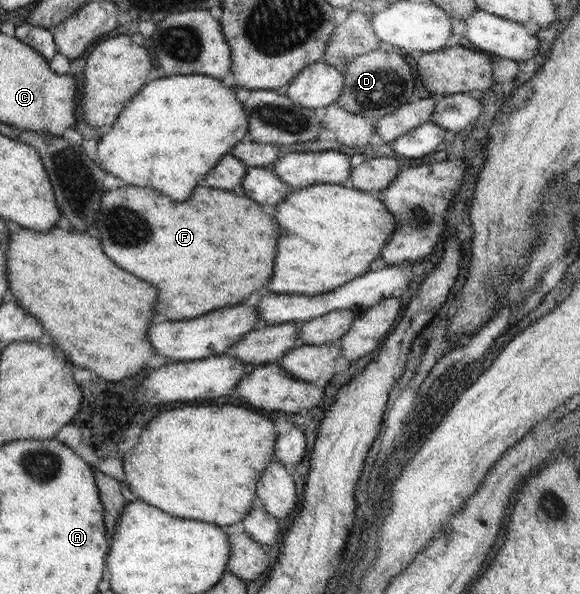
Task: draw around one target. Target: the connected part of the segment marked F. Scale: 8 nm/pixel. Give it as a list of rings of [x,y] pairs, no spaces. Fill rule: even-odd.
[[[119,187],[108,193],[102,191],[100,199],[96,215],[100,245],[118,267],[158,289],[154,319],[166,317],[182,321],[210,313],[210,309],[236,305],[254,293],[256,287],[264,287],[272,277],[278,225],[274,225],[272,217],[264,213],[260,205],[244,195],[234,195],[222,189],[196,187],[188,201],[176,203],[152,189]]]

